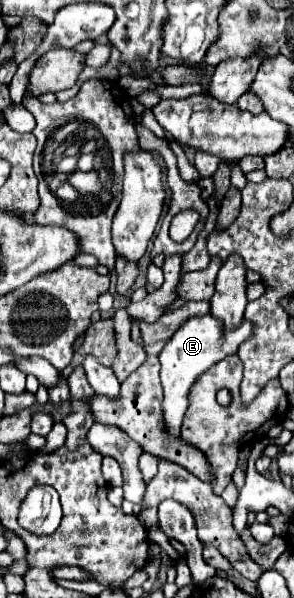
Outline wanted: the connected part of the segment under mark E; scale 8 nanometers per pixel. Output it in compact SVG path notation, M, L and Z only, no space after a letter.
M194 315L190 319L186 319L176 333L172 335L172 339L166 343L166 347L160 351L160 381L164 387L164 421L166 427L172 435L180 433L180 425L182 425L182 417L186 413L188 407L188 389L192 387L194 379L204 373L210 365L222 361L226 355L234 355L238 351L238 345L242 341L246 341L252 333L252 325L248 321L242 323L240 329L236 331L224 331L222 323L218 319L214 319L212 315Z

